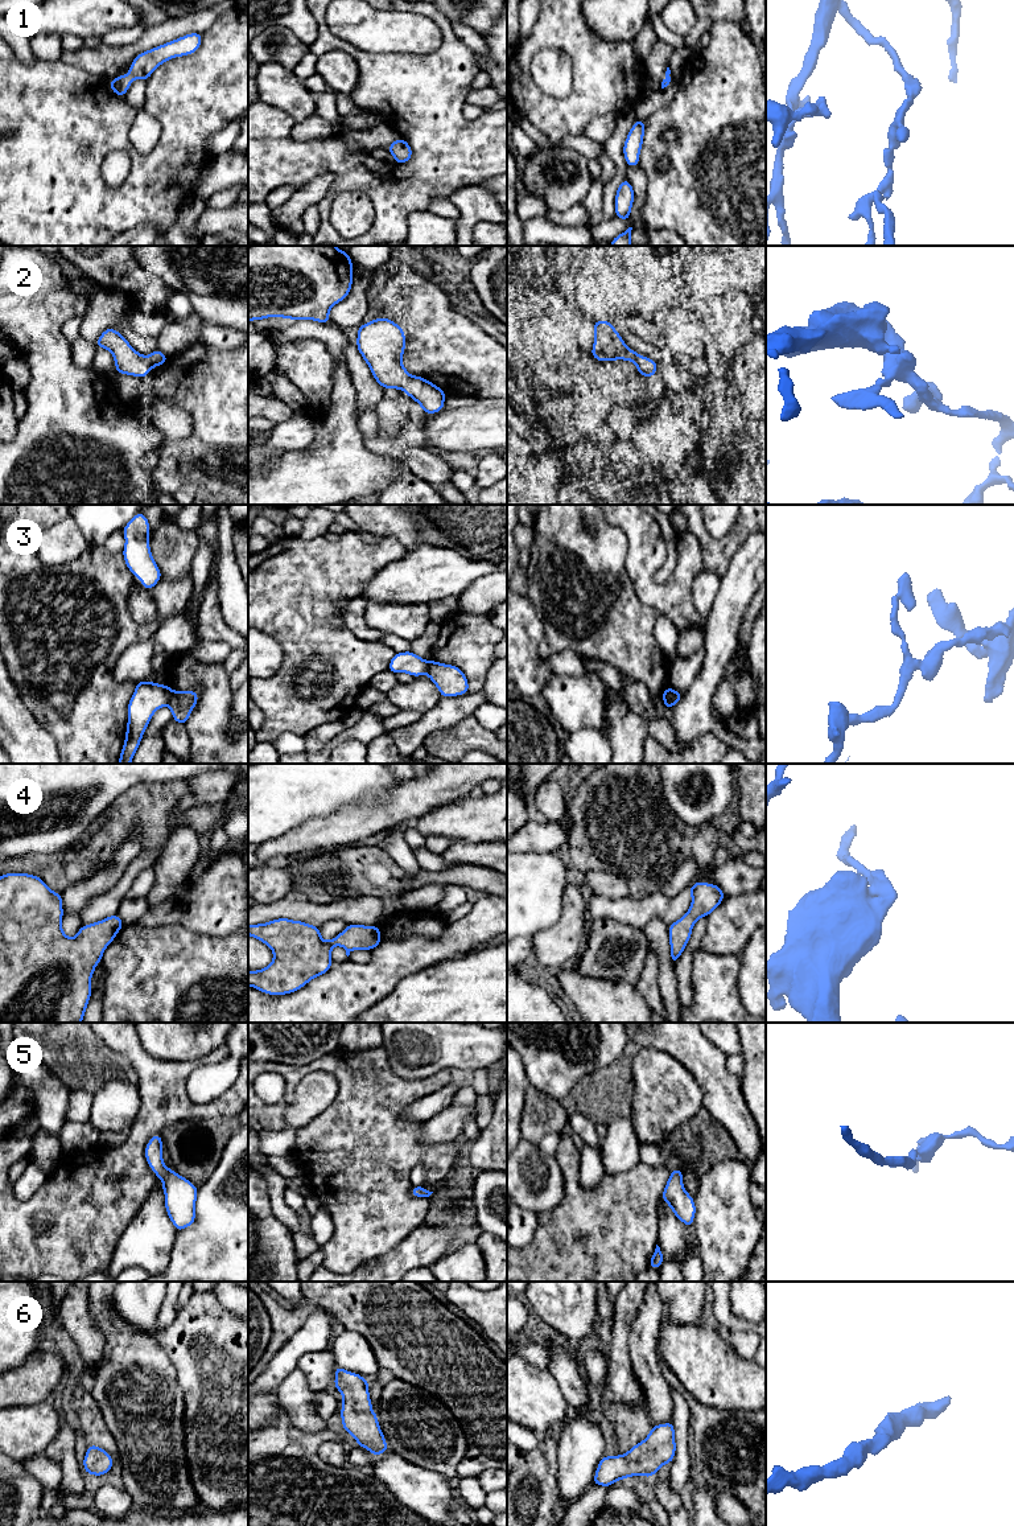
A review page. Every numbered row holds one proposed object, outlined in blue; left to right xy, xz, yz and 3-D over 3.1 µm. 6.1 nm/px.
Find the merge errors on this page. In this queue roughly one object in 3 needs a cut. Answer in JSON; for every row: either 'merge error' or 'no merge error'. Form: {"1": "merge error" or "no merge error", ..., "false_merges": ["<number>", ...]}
{"1": "no merge error", "2": "no merge error", "3": "merge error", "4": "no merge error", "5": "no merge error", "6": "no merge error", "false_merges": ["3"]}

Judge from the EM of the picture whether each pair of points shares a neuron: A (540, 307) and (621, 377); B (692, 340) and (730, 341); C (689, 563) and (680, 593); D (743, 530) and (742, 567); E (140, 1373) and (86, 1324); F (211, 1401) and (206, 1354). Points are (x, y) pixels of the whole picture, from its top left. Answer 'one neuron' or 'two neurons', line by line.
A: one neuron
B: two neurons
C: one neuron
D: two neurons
E: two neurons
F: one neuron

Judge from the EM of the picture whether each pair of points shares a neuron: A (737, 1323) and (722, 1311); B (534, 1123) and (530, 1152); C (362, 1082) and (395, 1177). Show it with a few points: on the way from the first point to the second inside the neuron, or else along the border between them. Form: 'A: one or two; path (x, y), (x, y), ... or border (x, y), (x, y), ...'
A: one; path (733, 1321), (726, 1315)
B: two; border (522, 1136), (538, 1144)
C: one; path (366, 1106), (366, 1148), (371, 1154)

